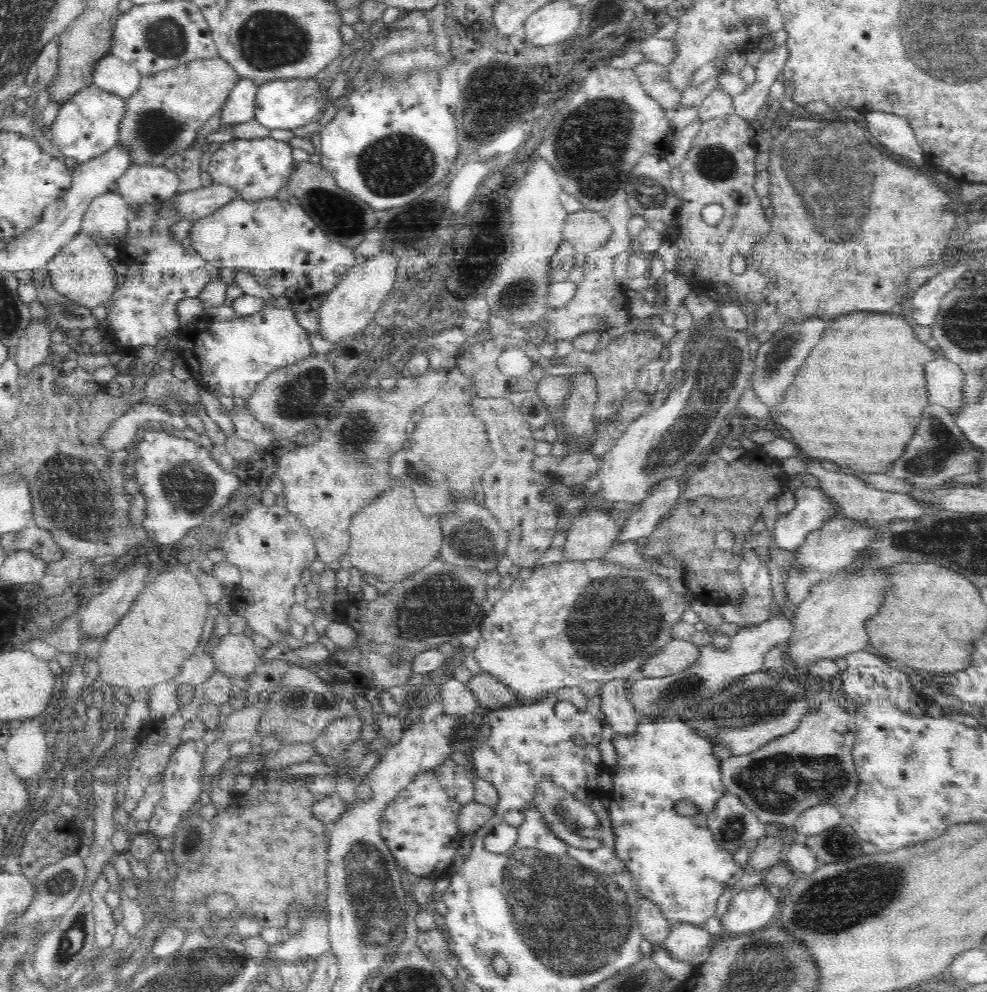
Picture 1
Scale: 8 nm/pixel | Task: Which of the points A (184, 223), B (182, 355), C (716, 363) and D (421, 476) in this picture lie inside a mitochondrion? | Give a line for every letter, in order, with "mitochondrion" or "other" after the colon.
A: other
B: other
C: mitochondrion
D: mitochondrion

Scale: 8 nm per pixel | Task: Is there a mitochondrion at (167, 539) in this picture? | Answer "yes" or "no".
no

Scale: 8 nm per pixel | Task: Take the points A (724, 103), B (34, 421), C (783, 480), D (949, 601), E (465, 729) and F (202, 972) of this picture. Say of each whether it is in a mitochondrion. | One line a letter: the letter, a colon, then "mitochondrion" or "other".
A: other
B: other
C: other
D: other
E: mitochondrion
F: mitochondrion

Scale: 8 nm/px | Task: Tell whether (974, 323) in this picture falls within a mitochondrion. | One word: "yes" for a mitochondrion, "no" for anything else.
yes

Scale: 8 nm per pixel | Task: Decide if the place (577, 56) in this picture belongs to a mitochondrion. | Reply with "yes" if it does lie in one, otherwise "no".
no

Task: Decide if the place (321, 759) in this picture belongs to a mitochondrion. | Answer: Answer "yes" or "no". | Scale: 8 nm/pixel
no

